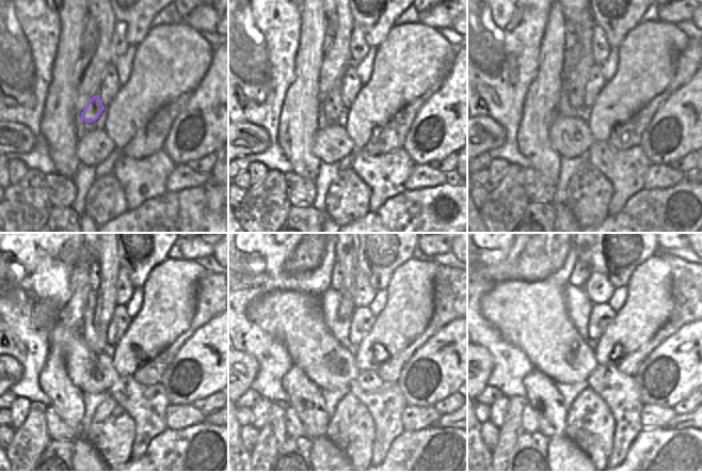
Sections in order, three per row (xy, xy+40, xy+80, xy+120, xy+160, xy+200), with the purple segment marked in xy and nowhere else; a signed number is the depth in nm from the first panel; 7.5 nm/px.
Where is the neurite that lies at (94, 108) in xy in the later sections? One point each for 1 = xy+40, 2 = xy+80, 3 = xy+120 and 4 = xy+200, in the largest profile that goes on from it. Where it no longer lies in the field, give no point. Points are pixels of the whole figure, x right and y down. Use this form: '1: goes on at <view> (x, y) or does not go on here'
1: goes on at xy+40 (331, 106)
2: goes on at xy+80 (571, 101)
3: goes on at xy+120 (99, 307)
4: goes on at xy+200 (578, 305)

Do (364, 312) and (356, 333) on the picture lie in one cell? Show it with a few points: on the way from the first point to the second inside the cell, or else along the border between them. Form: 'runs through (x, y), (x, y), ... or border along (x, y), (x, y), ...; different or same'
runs through (362, 317), (362, 321), (356, 328); same

